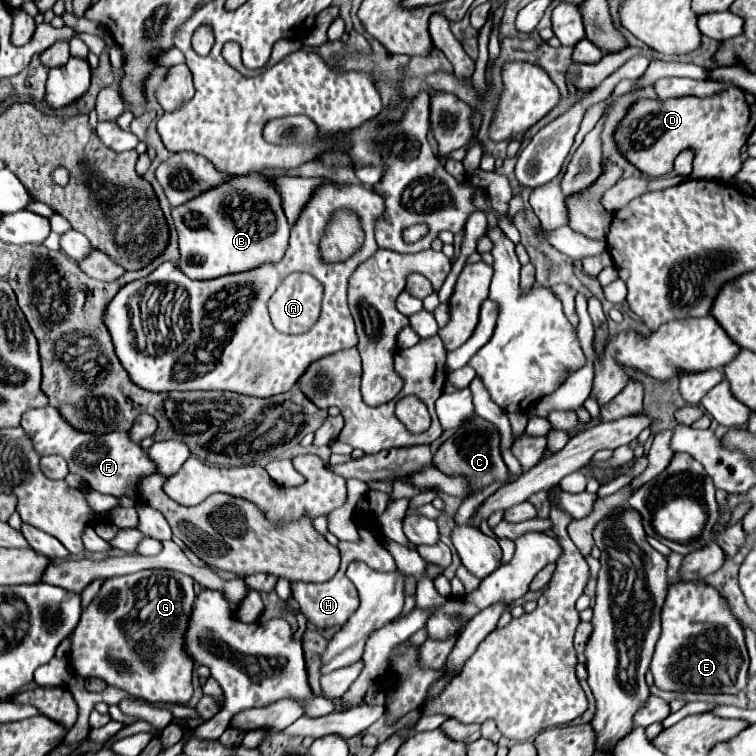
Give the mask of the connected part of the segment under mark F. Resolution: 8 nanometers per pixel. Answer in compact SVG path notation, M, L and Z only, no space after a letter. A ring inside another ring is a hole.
M55 406L29 410L21 420L21 428L25 430L27 438L33 442L33 448L39 456L45 454L63 456L67 460L69 472L81 476L91 490L97 490L101 494L111 494L111 496L127 494L131 500L137 500L139 480L155 472L155 466L149 460L147 452L139 444L135 444L127 432L115 430L107 434L95 434L95 432L77 430L63 418L59 408Z

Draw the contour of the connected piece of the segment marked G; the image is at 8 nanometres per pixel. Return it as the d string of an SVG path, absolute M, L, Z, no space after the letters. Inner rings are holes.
M143 570L137 574L127 576L115 576L103 582L99 594L95 600L83 610L81 620L73 632L71 638L71 666L83 676L97 676L103 678L107 684L117 686L121 690L127 690L133 696L141 696L149 702L175 702L175 704L187 704L193 696L191 676L193 676L193 662L189 656L183 656L183 632L187 628L187 620L193 608L195 592L193 592L193 578L191 576L179 576L177 582L169 584L169 572L159 570ZM113 652L113 656L127 660L133 668L133 672L117 672L109 662L107 656Z

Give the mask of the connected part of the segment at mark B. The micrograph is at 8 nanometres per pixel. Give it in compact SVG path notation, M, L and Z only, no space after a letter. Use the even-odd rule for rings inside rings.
M245 174L237 180L173 208L179 232L179 268L193 280L211 280L247 272L283 258L289 244L289 224L265 174Z

